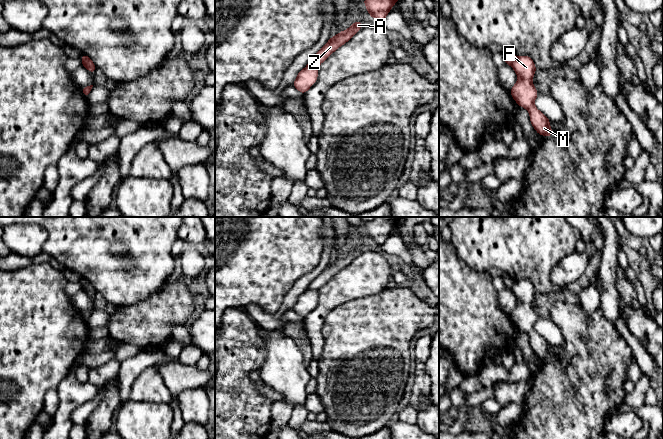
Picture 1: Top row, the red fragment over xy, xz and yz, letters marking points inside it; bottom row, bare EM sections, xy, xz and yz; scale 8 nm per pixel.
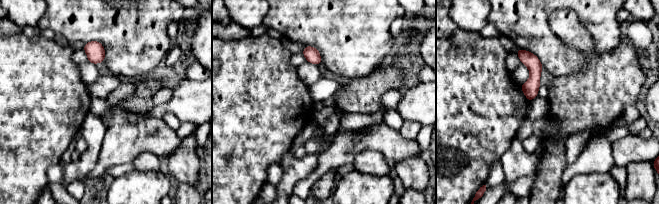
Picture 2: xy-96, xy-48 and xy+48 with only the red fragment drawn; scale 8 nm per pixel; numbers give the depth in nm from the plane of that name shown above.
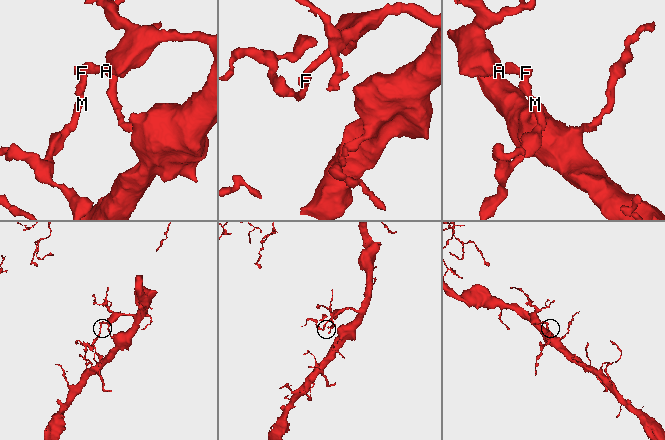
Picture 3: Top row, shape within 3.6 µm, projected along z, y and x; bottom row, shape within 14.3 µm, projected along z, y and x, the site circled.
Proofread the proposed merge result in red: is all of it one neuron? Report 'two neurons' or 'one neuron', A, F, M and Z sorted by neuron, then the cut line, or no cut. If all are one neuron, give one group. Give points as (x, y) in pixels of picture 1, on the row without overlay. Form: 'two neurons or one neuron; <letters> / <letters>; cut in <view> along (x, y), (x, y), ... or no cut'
two neurons; A Z / F M; cut in xy along (82, 284), (93, 288)

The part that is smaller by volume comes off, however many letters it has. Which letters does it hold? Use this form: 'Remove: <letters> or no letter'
Remove: F, M

